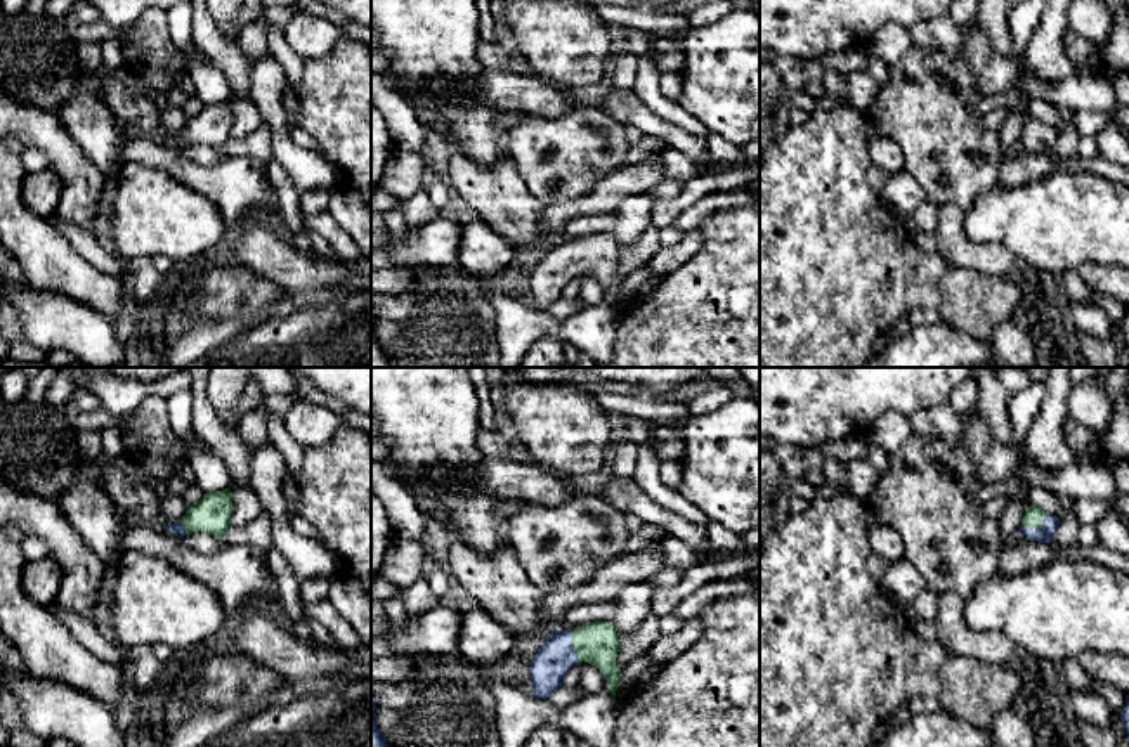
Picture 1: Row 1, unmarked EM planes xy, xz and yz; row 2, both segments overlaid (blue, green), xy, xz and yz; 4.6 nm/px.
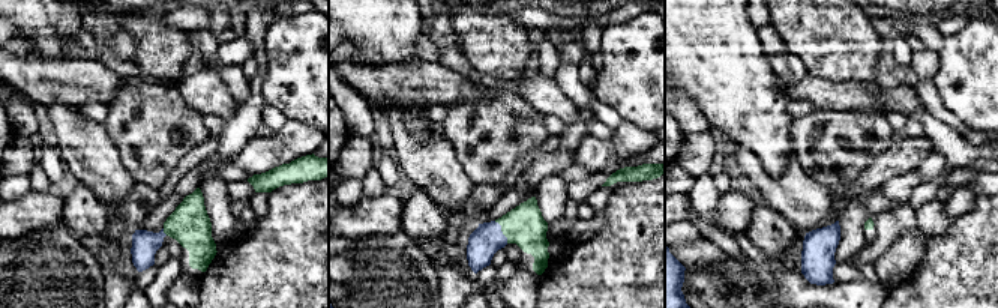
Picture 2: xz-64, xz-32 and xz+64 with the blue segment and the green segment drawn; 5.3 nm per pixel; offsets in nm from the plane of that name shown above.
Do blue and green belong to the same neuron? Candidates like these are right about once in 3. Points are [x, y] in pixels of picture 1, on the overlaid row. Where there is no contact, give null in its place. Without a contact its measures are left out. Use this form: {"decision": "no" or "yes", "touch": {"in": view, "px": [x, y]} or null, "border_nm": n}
{"decision": "yes", "touch": {"in": "xz", "px": [571, 645]}, "border_nm": 160}

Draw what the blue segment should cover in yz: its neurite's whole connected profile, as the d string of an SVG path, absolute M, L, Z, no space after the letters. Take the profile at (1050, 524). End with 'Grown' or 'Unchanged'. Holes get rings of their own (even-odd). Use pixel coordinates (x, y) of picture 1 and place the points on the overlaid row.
M1030 506L1023 518L1020 534L1039 542L1049 542L1060 525L1056 515L1046 513L1039 506Z. Grown

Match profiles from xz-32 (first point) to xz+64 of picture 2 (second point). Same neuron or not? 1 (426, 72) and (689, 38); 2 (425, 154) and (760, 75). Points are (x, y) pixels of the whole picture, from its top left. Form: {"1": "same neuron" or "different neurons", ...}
{"1": "different neurons", "2": "different neurons"}

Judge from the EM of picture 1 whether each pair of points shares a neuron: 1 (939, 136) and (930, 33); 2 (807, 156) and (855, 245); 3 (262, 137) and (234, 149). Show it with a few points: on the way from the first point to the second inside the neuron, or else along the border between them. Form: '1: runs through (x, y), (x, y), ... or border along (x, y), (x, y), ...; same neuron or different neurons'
1: border along (913, 40), (954, 56), (963, 49); different neurons
2: runs through (809, 179), (809, 198), (833, 222); same neuron
3: runs through (255, 144), (241, 148); same neuron

